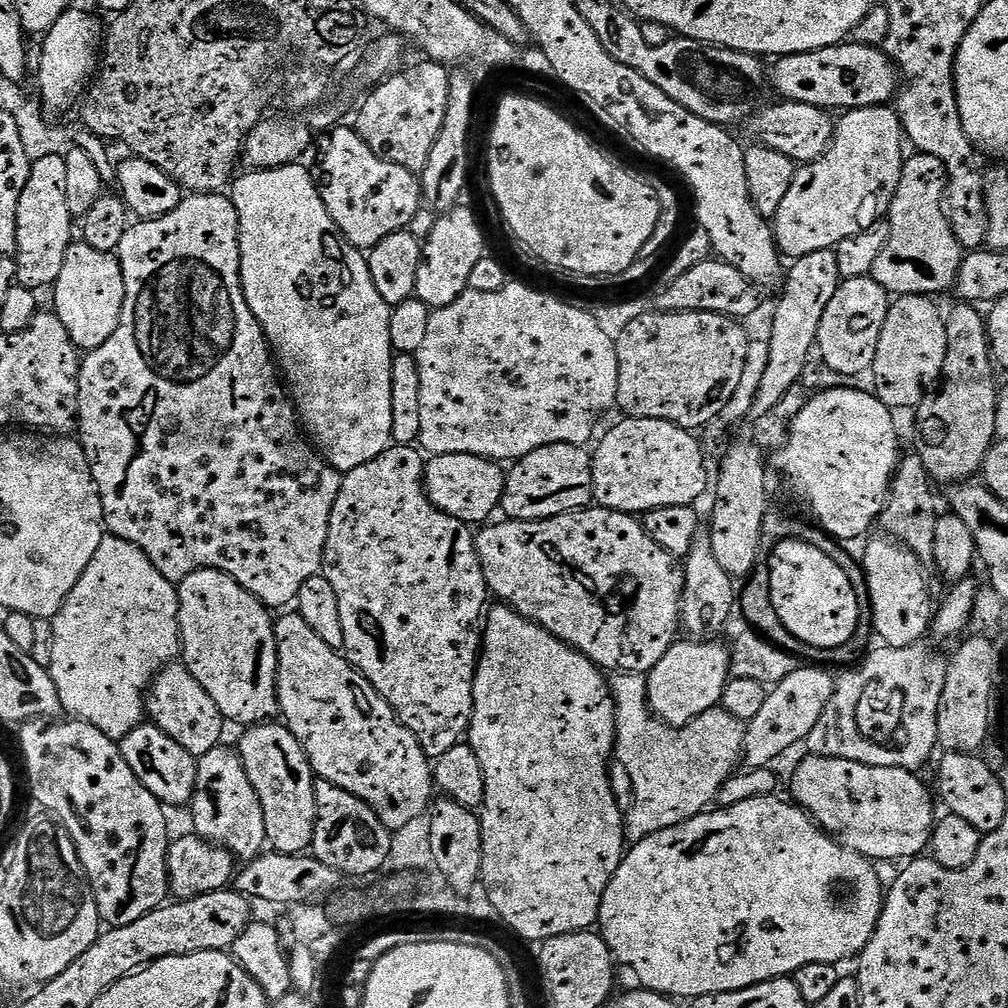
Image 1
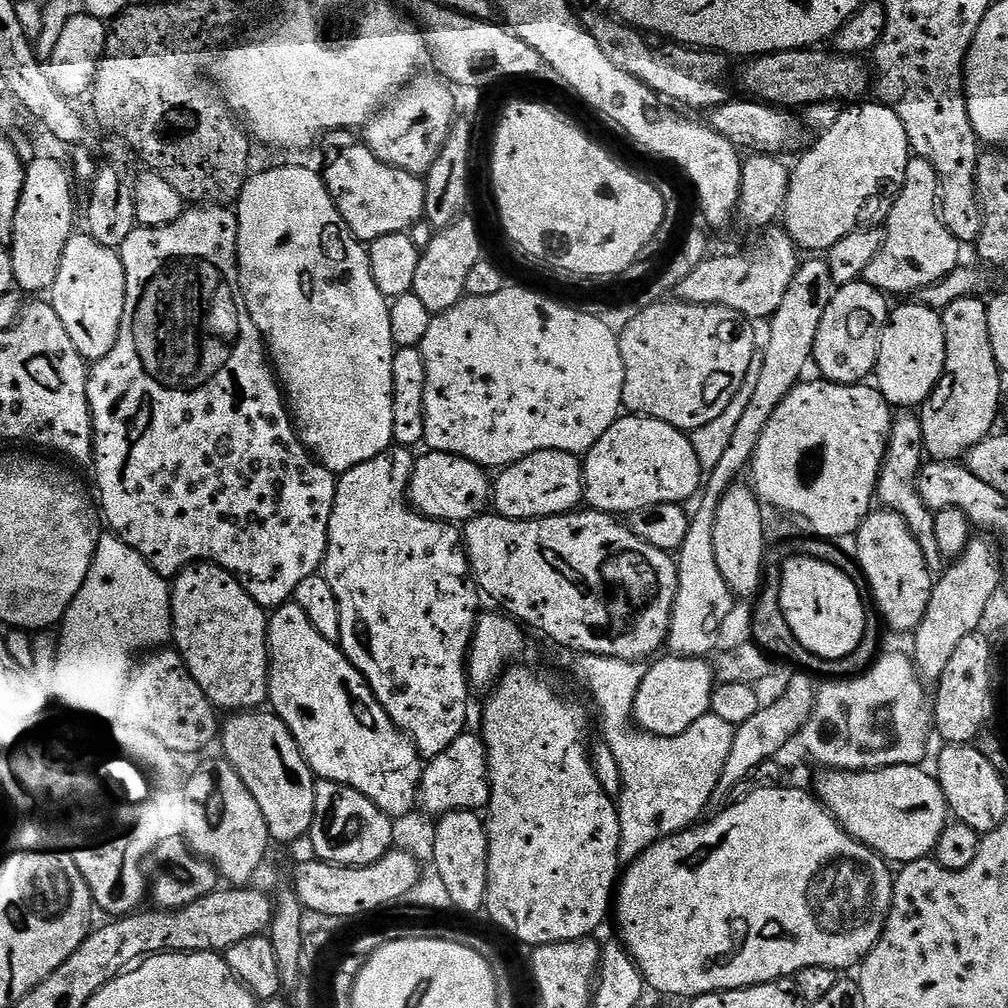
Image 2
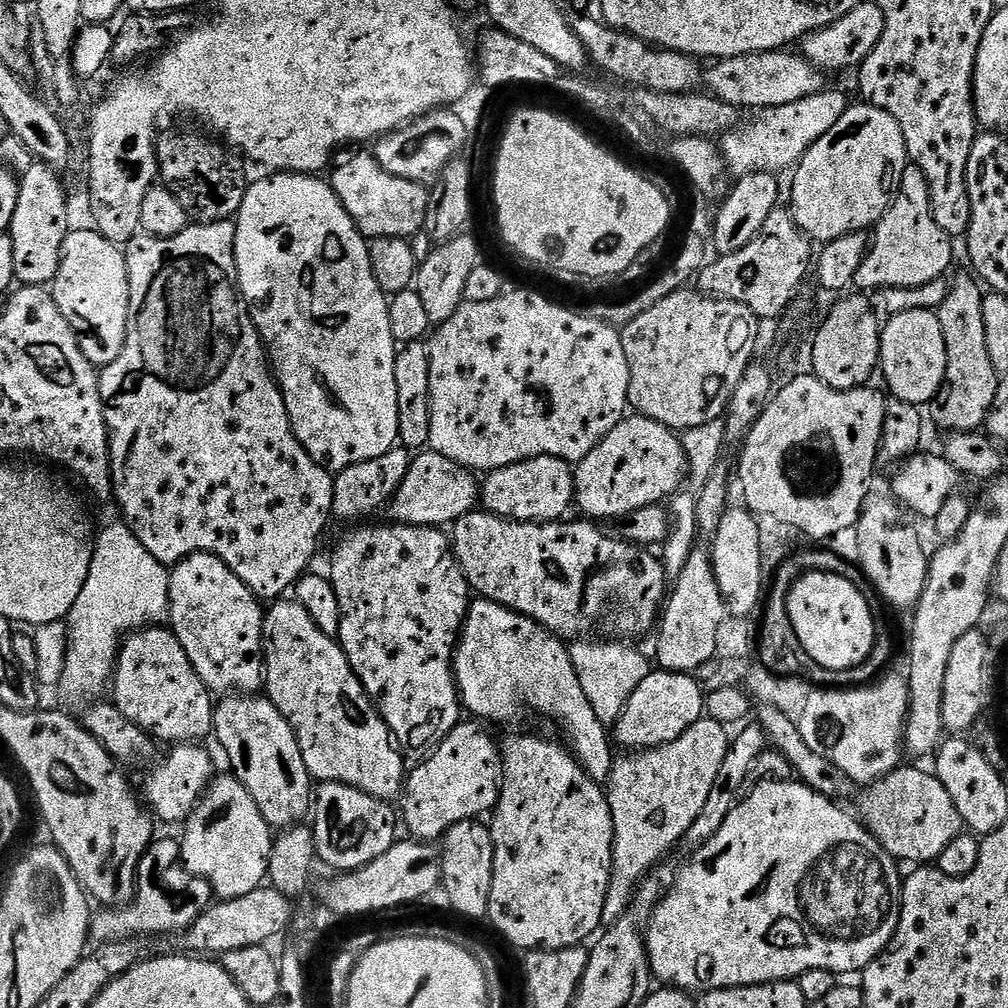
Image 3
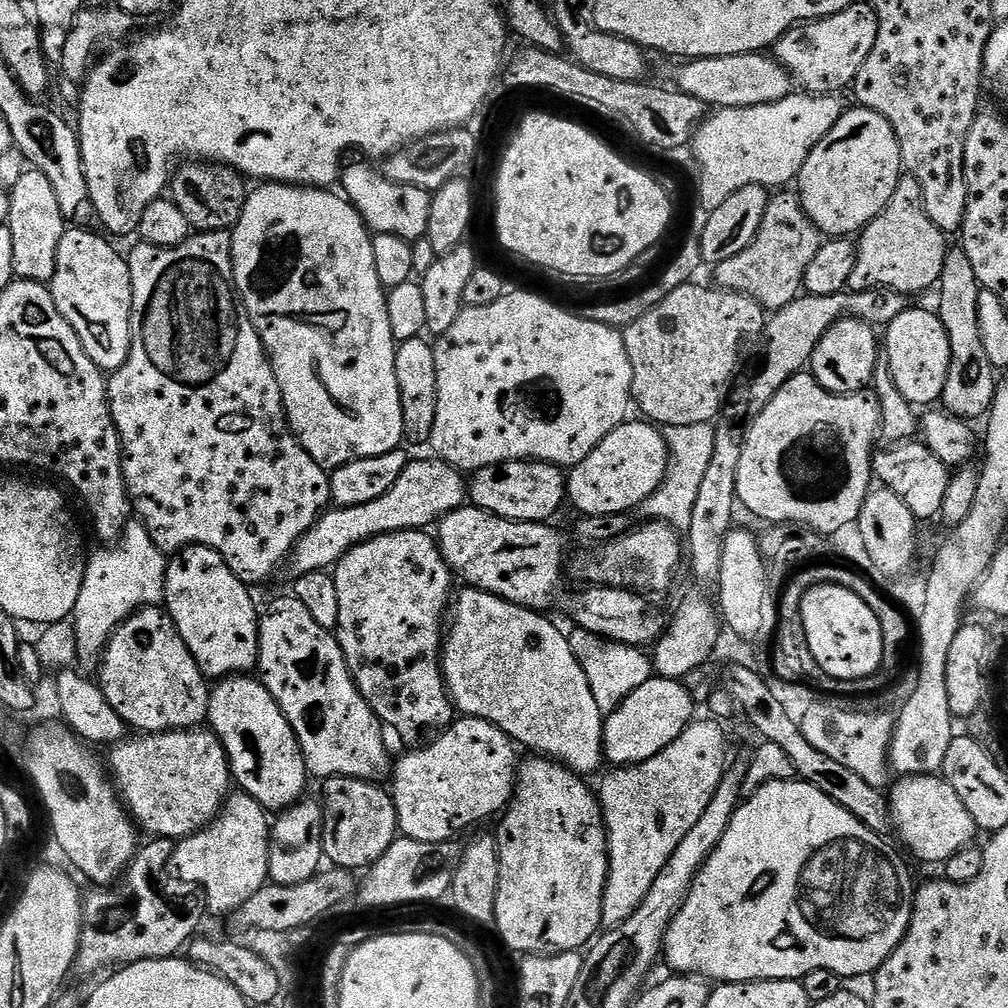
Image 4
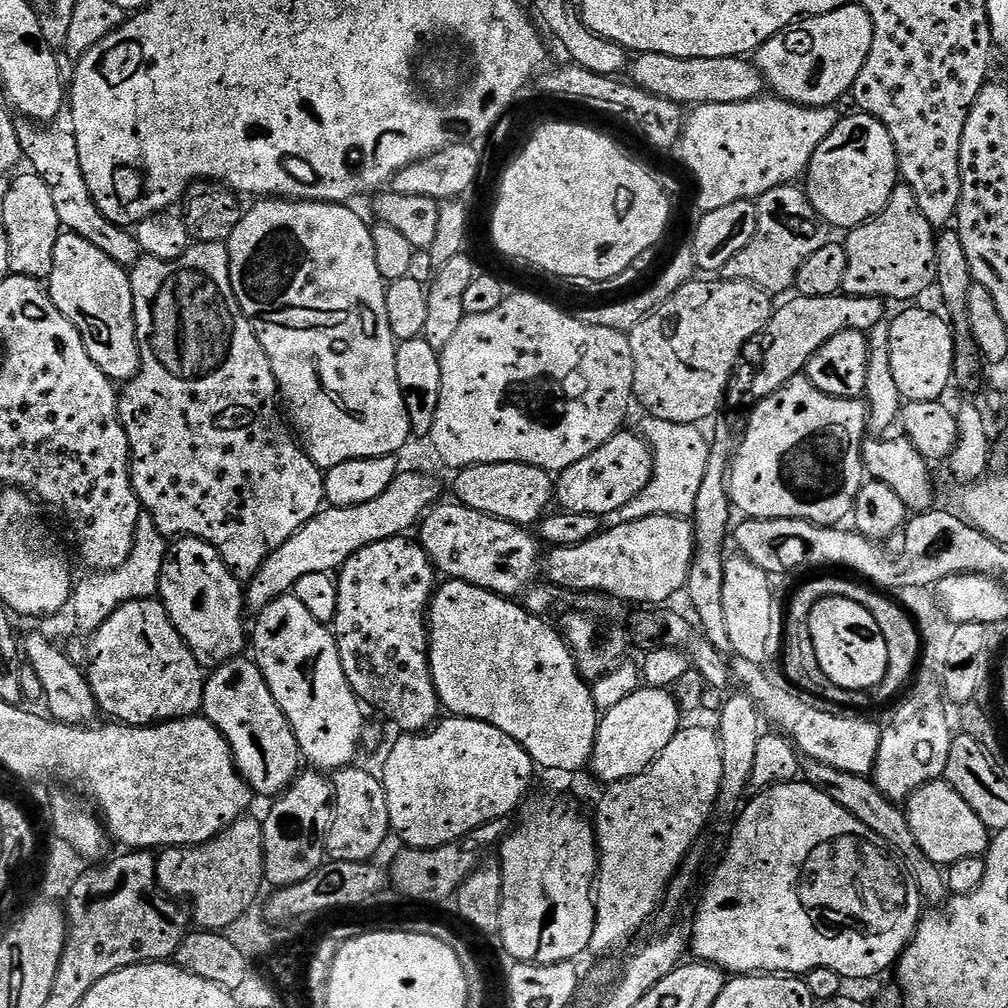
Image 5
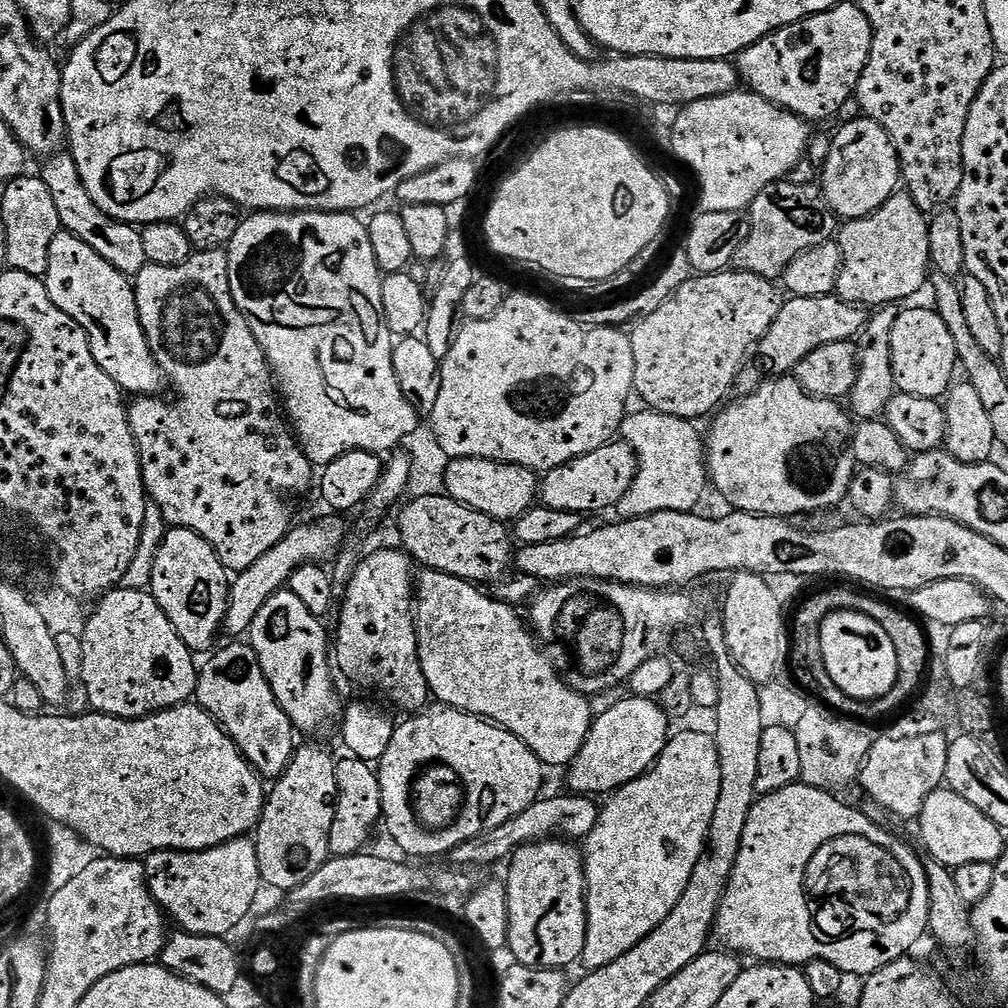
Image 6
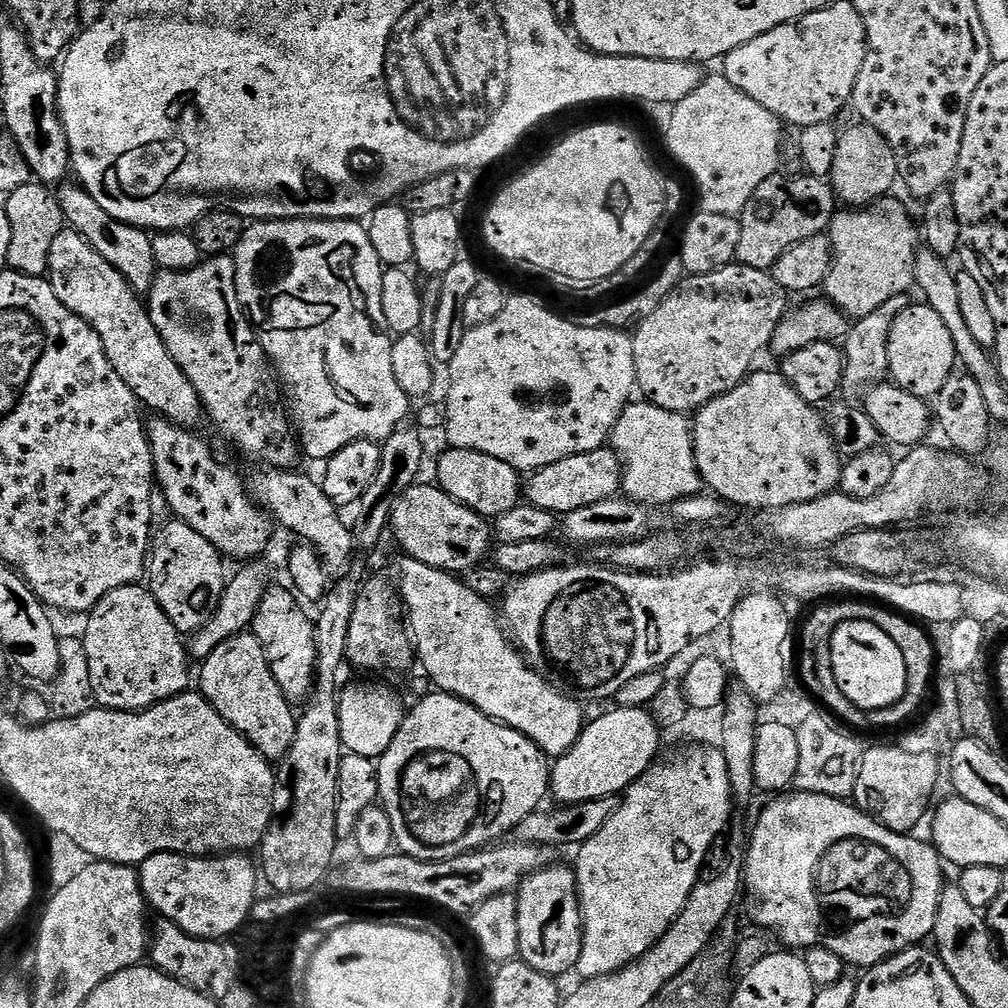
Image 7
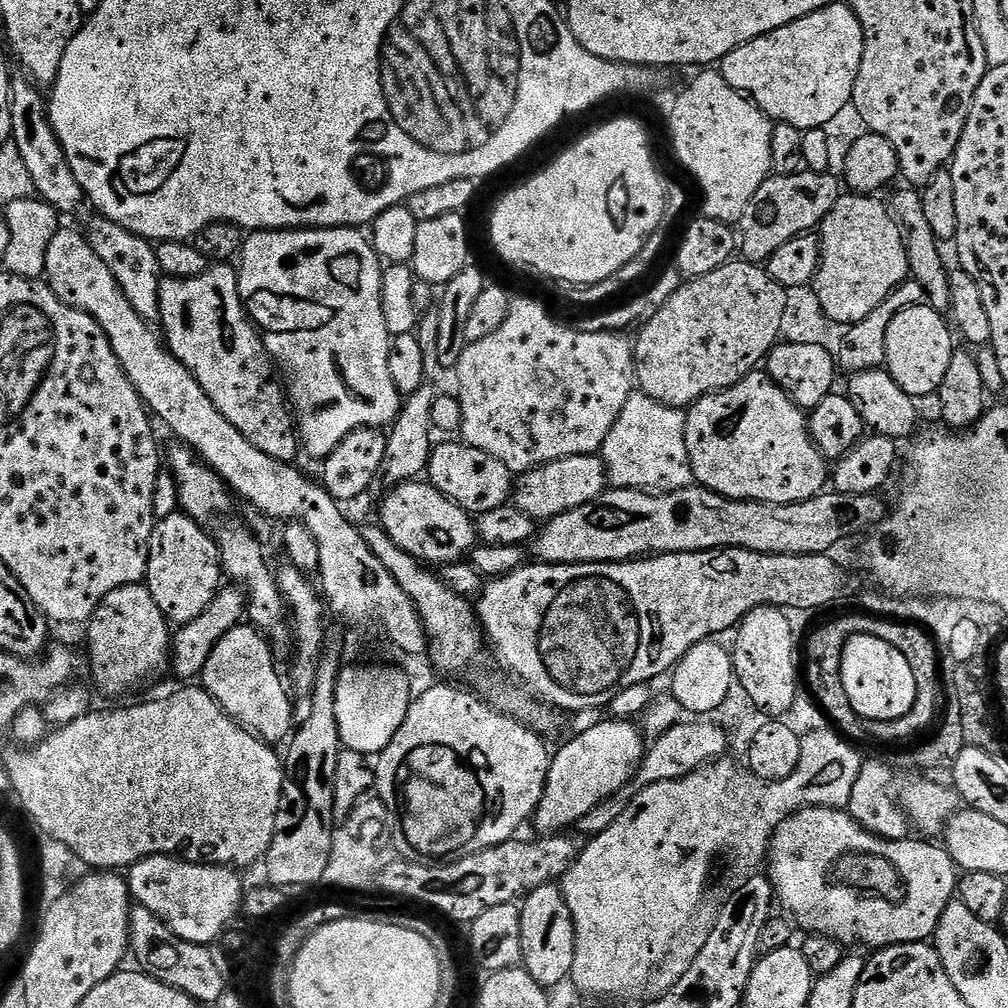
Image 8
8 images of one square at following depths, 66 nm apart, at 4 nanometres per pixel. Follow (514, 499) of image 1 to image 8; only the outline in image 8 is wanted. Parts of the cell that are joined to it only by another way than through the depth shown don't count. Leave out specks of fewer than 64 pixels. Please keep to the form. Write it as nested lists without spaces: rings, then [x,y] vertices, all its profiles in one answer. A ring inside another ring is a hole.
[[[463,442],[433,447],[426,471],[433,488],[450,498],[463,512],[479,514],[507,505],[514,487],[514,473],[502,461]]]

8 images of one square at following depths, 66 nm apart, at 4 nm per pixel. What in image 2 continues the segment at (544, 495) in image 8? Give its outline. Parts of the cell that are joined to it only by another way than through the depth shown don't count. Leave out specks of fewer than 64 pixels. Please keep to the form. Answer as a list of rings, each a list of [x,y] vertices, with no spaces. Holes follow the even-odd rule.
[[[621,415],[606,435],[589,450],[582,460],[584,466],[584,500],[589,509],[609,514],[627,514],[646,506],[683,505],[702,488],[698,454],[689,433],[649,416]]]

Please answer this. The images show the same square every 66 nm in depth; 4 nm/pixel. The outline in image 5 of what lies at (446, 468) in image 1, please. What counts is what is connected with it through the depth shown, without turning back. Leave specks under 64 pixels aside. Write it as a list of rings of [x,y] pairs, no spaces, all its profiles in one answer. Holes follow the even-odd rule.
[[[400,472],[378,498],[349,508],[325,506],[306,526],[302,526],[252,576],[246,584],[246,604],[259,610],[270,606],[279,596],[291,593],[292,587],[305,574],[335,573],[358,550],[383,540],[403,537],[419,525],[423,515],[441,499],[440,488],[431,475]]]

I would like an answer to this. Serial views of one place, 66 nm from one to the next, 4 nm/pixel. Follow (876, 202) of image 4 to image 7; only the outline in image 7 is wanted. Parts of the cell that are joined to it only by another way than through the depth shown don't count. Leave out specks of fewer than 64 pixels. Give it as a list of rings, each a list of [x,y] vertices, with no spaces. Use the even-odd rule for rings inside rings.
[[[863,122],[841,131],[834,154],[833,170],[830,175],[832,191],[841,205],[863,208],[883,200],[892,187],[897,187],[896,159],[882,134]],[[857,127],[857,128],[856,128]]]

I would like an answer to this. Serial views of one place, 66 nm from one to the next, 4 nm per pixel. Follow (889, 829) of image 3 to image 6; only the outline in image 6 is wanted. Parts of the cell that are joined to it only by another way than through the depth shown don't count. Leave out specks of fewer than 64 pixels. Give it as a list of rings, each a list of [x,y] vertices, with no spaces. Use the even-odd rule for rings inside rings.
[[[941,786],[934,789],[926,798],[918,817],[920,836],[928,847],[927,855],[955,870],[958,866],[966,866],[966,862],[990,862],[995,864],[1000,855],[1006,851],[1005,833],[982,810],[970,806],[962,794],[953,788]]]

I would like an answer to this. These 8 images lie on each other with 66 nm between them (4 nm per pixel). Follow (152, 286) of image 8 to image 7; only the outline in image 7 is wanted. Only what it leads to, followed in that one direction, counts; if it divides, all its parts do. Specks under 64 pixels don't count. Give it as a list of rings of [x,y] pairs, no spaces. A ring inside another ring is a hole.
[[[65,182],[59,185],[58,199],[67,227],[86,238],[88,245],[98,250],[98,254],[102,254],[102,258],[106,258],[106,262],[110,262],[110,266],[122,274],[133,291],[137,294],[148,293],[158,271],[154,262],[152,236],[143,228],[110,218],[110,214],[106,214],[106,210],[102,210],[102,206],[98,206],[98,202],[94,202],[94,198],[79,183]]]

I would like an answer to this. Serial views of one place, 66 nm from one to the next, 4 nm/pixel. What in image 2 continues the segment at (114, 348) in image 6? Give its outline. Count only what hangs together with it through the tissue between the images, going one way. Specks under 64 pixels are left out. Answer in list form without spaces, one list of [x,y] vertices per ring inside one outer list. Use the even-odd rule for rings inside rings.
[[[73,234],[62,250],[62,266],[58,266],[58,278],[50,289],[50,303],[85,361],[106,358],[116,345],[126,306],[126,274],[119,251],[102,246],[87,234]]]

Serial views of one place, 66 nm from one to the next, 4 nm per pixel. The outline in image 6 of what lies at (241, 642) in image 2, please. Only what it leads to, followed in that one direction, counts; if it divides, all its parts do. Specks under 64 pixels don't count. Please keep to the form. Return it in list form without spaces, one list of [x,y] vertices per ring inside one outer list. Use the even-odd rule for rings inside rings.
[[[169,527],[154,558],[150,591],[166,618],[170,618],[174,630],[178,630],[178,638],[182,638],[193,653],[207,653],[216,635],[221,635],[228,613],[229,587],[230,573],[210,542],[194,530]]]

